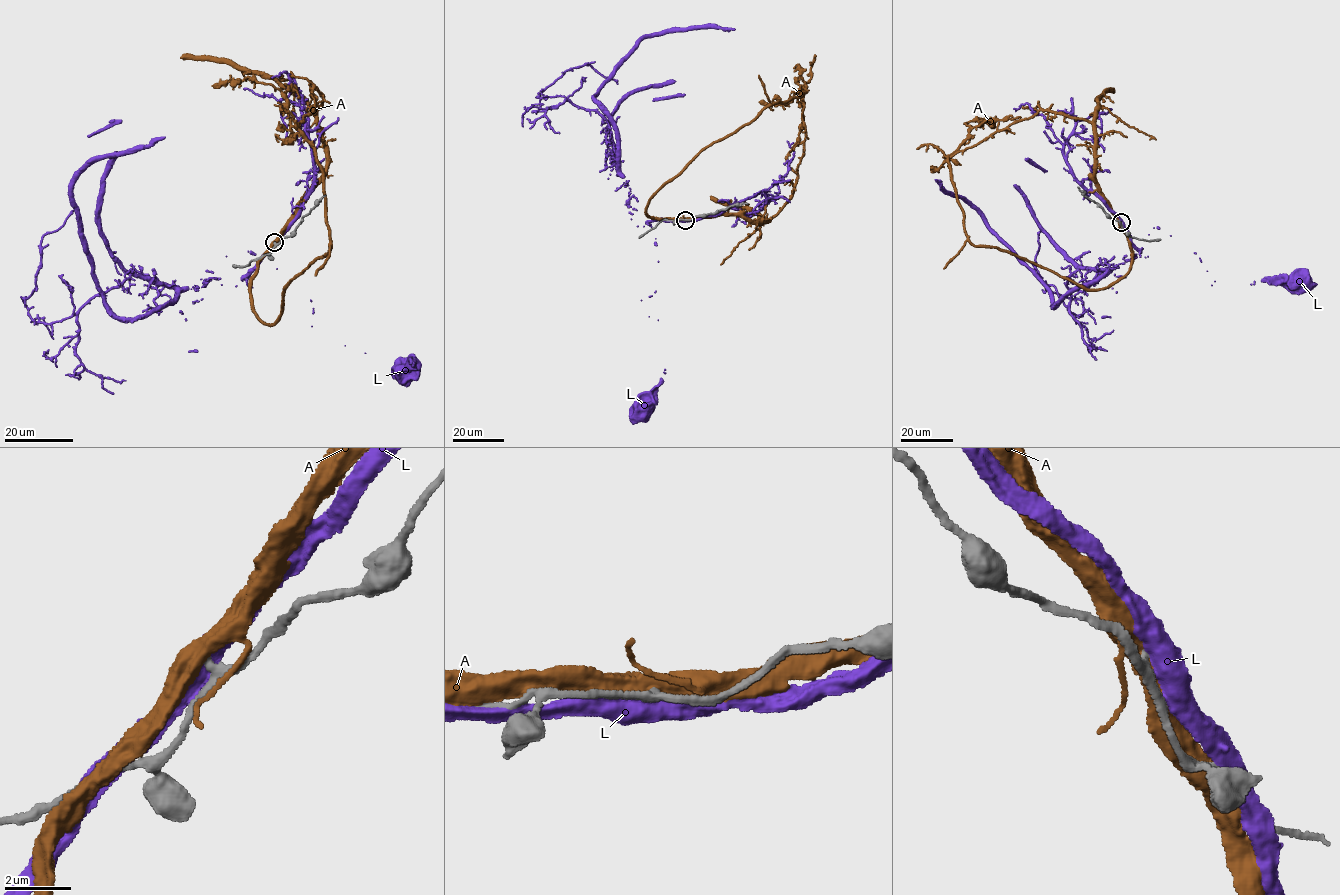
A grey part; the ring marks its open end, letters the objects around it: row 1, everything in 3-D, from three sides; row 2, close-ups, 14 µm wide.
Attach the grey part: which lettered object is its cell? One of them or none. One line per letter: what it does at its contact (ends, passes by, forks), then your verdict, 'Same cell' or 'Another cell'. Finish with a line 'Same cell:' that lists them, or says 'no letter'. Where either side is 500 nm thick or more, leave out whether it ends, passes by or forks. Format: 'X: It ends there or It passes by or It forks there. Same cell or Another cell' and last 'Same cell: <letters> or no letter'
A: Another cell
L: Another cell
Same cell: no letter

